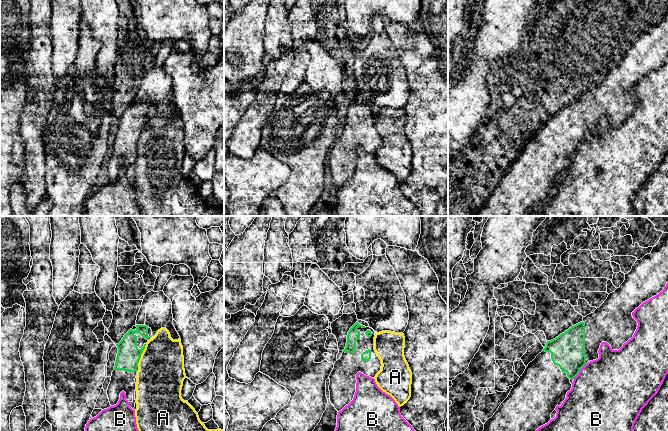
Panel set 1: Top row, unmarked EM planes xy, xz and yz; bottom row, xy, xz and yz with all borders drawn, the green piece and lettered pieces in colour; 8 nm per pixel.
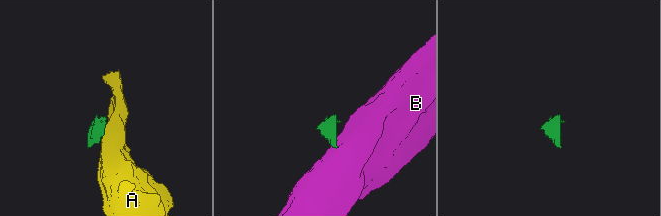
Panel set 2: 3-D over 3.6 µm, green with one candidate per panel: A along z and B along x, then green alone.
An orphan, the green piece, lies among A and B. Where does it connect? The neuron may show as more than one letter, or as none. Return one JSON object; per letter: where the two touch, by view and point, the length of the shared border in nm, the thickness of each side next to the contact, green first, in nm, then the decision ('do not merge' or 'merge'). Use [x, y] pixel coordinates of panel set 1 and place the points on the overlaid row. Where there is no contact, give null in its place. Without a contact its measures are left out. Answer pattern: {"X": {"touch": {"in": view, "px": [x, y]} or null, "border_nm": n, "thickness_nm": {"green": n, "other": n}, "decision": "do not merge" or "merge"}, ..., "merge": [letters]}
{"A": {"touch": {"in": "xy", "px": [141, 354]}, "border_nm": 200, "thickness_nm": {"green": 190, "other": 380}, "decision": "do not merge"}, "B": {"touch": {"in": "yz", "px": [580, 370]}, "border_nm": 160, "thickness_nm": {"green": 280, "other": 500}, "decision": "do not merge"}, "merge": []}

